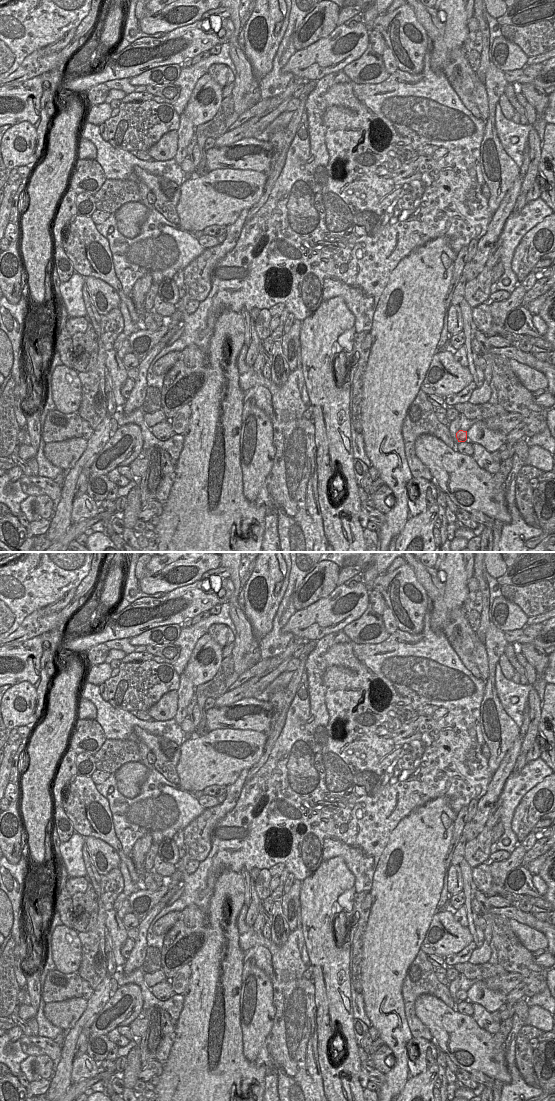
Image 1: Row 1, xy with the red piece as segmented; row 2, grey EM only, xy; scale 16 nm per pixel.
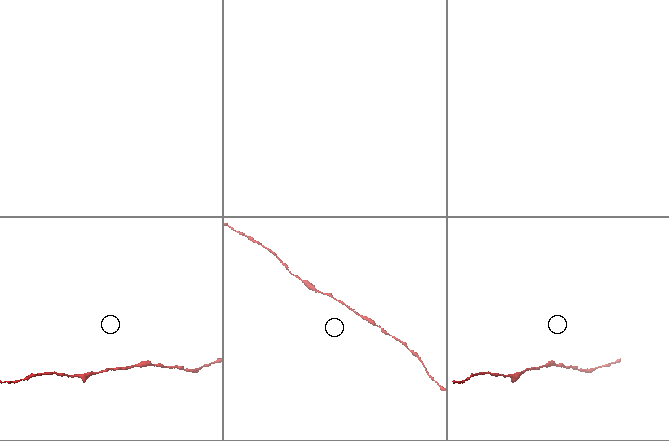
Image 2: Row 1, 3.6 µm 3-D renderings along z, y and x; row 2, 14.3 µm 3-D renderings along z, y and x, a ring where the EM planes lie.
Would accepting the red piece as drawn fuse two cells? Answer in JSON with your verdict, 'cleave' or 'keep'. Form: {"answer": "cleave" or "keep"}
{"answer": "keep"}

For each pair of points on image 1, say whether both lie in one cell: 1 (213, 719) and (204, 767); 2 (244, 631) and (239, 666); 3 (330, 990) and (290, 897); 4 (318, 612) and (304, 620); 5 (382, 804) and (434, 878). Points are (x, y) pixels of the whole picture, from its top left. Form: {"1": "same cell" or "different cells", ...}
{"1": "different cells", "2": "same cell", "3": "different cells", "4": "same cell", "5": "different cells"}

